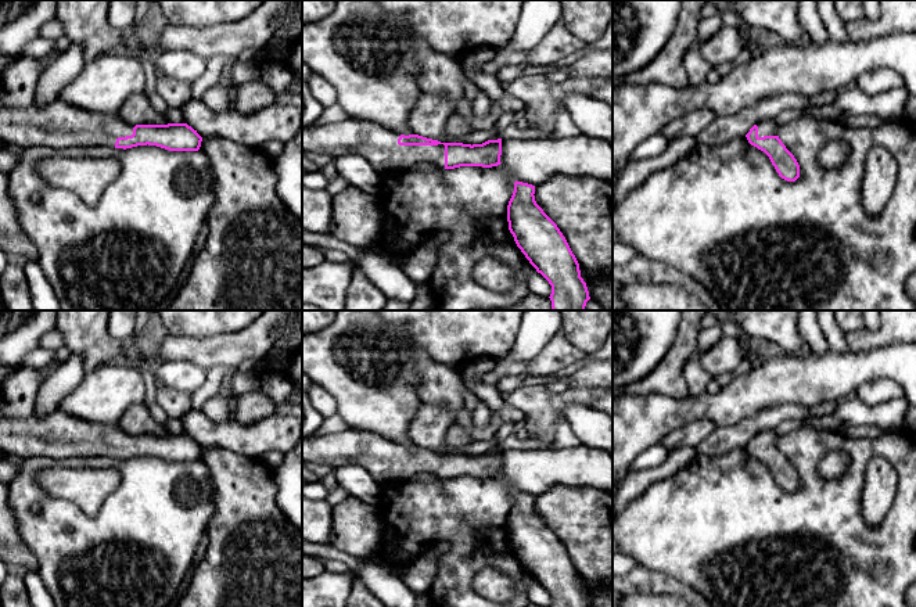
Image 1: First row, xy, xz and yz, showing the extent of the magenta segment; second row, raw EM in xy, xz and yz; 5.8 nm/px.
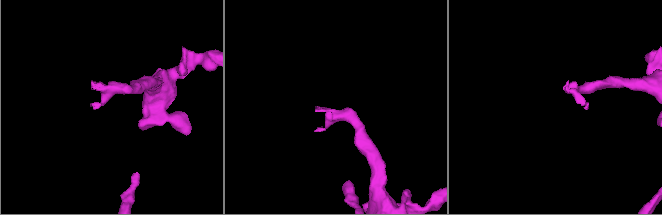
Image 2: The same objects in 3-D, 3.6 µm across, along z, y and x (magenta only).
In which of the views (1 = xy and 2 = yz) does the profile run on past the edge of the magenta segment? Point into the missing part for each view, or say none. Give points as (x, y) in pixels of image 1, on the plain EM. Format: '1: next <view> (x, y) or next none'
1: next xy (56, 435)
2: next yz (767, 437)

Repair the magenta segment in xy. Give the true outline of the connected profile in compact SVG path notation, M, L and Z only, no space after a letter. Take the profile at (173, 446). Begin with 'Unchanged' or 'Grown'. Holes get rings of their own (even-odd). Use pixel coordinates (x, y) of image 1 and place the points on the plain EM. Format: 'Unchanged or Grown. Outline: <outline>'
Grown. Outline: M61 409L30 417L0 416L0 450L21 459L43 456L50 461L68 456L132 459L157 456L169 461L198 461L202 448L187 434L130 435L118 425L98 425Z

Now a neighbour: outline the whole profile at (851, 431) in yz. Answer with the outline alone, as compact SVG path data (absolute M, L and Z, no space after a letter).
M843 424L838 430L844 437L851 439L862 439L862 438L876 438L883 434L879 427L874 425L854 425L854 424Z

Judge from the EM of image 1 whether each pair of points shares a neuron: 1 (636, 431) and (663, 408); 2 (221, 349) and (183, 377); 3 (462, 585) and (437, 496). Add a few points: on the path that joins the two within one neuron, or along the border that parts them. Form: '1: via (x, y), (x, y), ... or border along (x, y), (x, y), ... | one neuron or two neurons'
1: via (643, 424), (656, 415) | one neuron
2: border along (165, 361), (187, 361), (204, 370) | two neurons
3: via (462, 563), (462, 521), (459, 518) | one neuron

